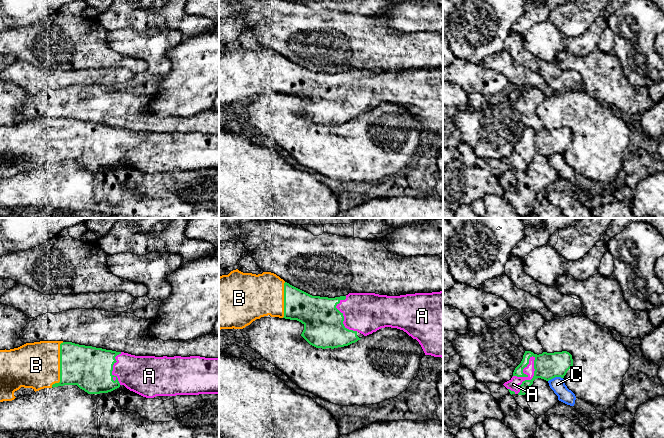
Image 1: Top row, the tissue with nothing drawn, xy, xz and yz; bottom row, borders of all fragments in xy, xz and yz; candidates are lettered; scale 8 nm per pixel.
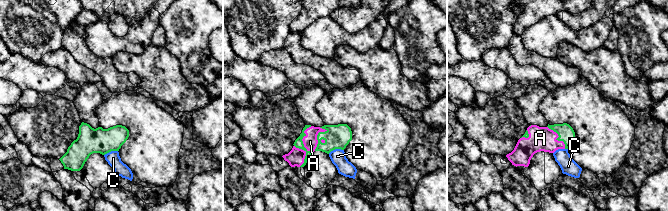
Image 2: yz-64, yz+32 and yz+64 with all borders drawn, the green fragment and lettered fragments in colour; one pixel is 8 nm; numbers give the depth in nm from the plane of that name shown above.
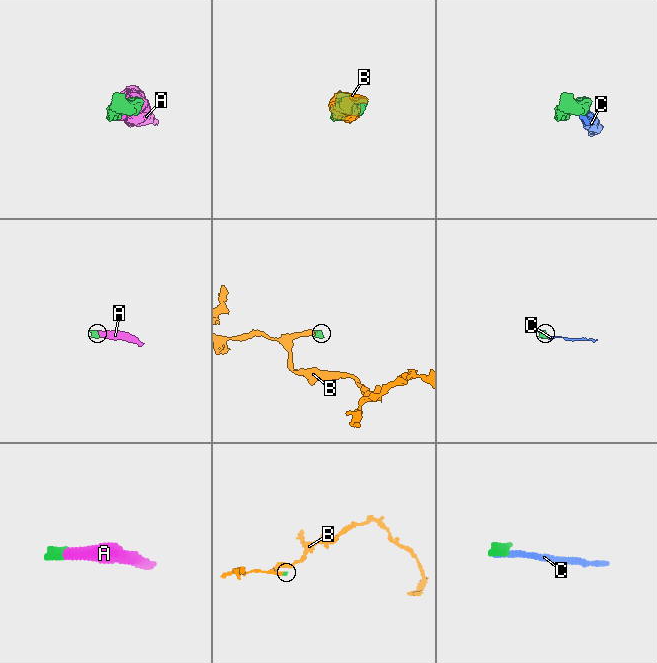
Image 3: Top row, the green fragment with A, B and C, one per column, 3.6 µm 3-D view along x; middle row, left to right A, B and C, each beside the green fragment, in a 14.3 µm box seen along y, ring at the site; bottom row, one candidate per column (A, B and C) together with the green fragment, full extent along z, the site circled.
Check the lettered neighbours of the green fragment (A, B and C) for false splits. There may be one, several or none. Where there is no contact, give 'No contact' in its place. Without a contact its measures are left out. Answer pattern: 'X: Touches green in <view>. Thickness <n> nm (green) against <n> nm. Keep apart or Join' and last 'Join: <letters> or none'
A: Touches green in yz. Thickness 220 nm (green) against 90 nm. Join
B: Touches green in xy. Thickness 340 nm (green) against 380 nm. Join
C: Touches green in yz. Thickness 220 nm (green) against 120 nm. Keep apart
Join: A, B

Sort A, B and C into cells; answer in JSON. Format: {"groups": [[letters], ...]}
{"groups": [["A", "B"], ["C"]]}

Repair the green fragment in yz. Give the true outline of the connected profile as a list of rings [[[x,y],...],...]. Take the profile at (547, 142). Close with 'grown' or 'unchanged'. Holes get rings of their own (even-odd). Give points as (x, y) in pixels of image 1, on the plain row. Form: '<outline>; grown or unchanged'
[[[525,127],[521,139],[515,144],[512,154],[503,161],[510,170],[525,171],[537,154],[549,157],[555,153],[564,154],[573,142],[572,131],[567,127],[534,130]]]; grown

